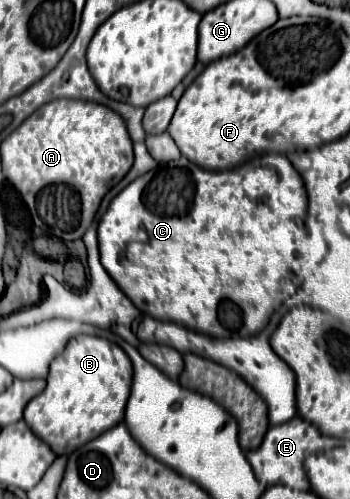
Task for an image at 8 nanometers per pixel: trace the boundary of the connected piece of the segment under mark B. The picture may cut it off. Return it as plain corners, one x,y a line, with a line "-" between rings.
77,335
67,343
65,351
53,359
47,387
27,403
23,421
41,441
47,441
57,455
69,455
79,449
79,445
85,445
123,421
131,379
133,365
121,347
107,339

